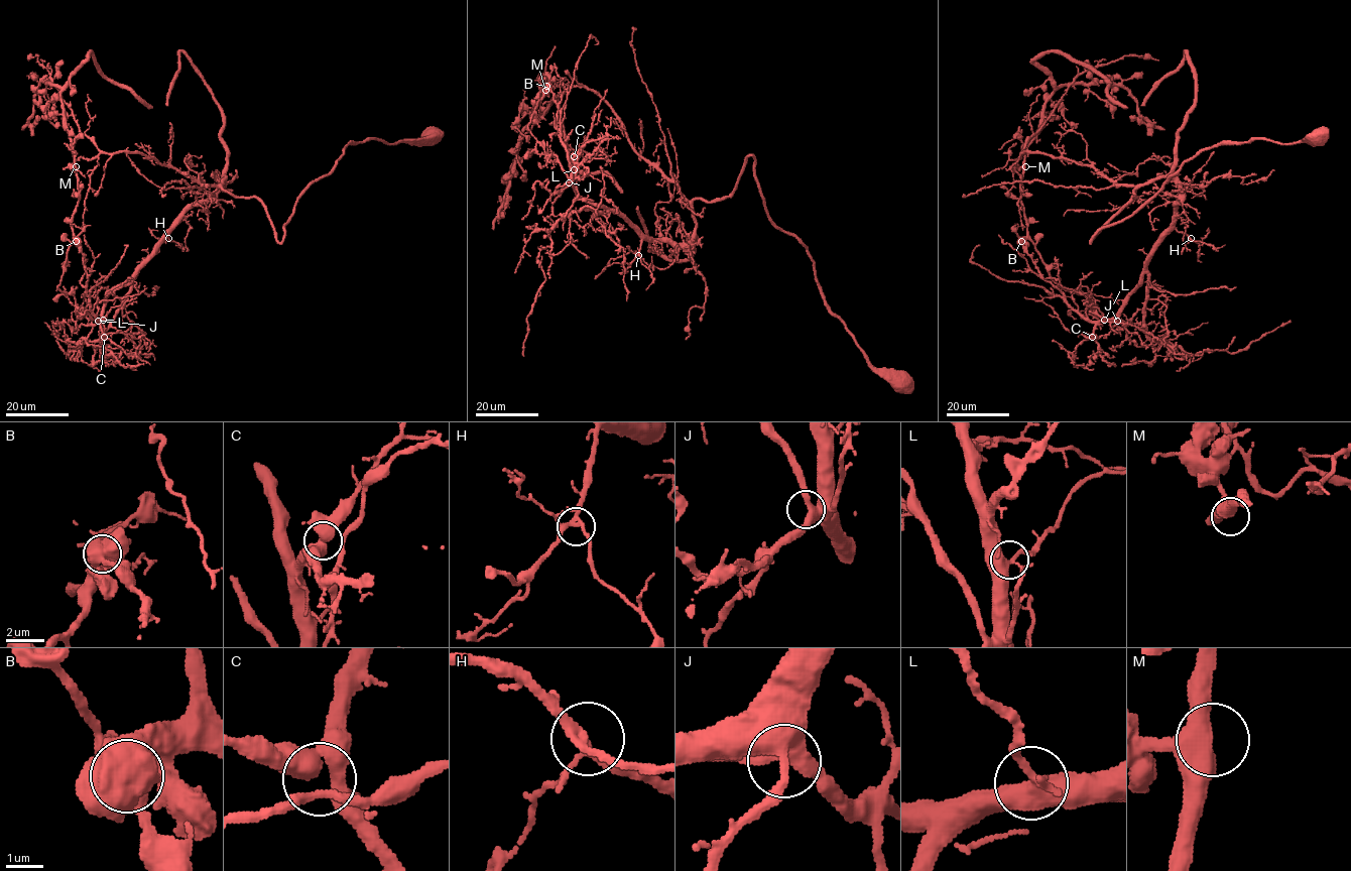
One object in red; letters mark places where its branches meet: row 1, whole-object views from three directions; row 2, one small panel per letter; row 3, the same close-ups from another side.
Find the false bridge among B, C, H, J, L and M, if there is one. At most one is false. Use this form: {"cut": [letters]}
{"cut": []}

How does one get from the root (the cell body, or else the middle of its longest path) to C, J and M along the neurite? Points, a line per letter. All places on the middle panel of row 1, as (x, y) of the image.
C: (903, 387), (769, 217), (752, 155), (728, 196), (693, 202), (687, 244), (585, 201), (574, 156)
J: (903, 387), (769, 217), (752, 155), (728, 196), (693, 202), (687, 244), (650, 240), (569, 182)
M: (903, 387), (769, 217), (752, 155), (728, 196), (689, 201), (597, 93), (545, 90)

